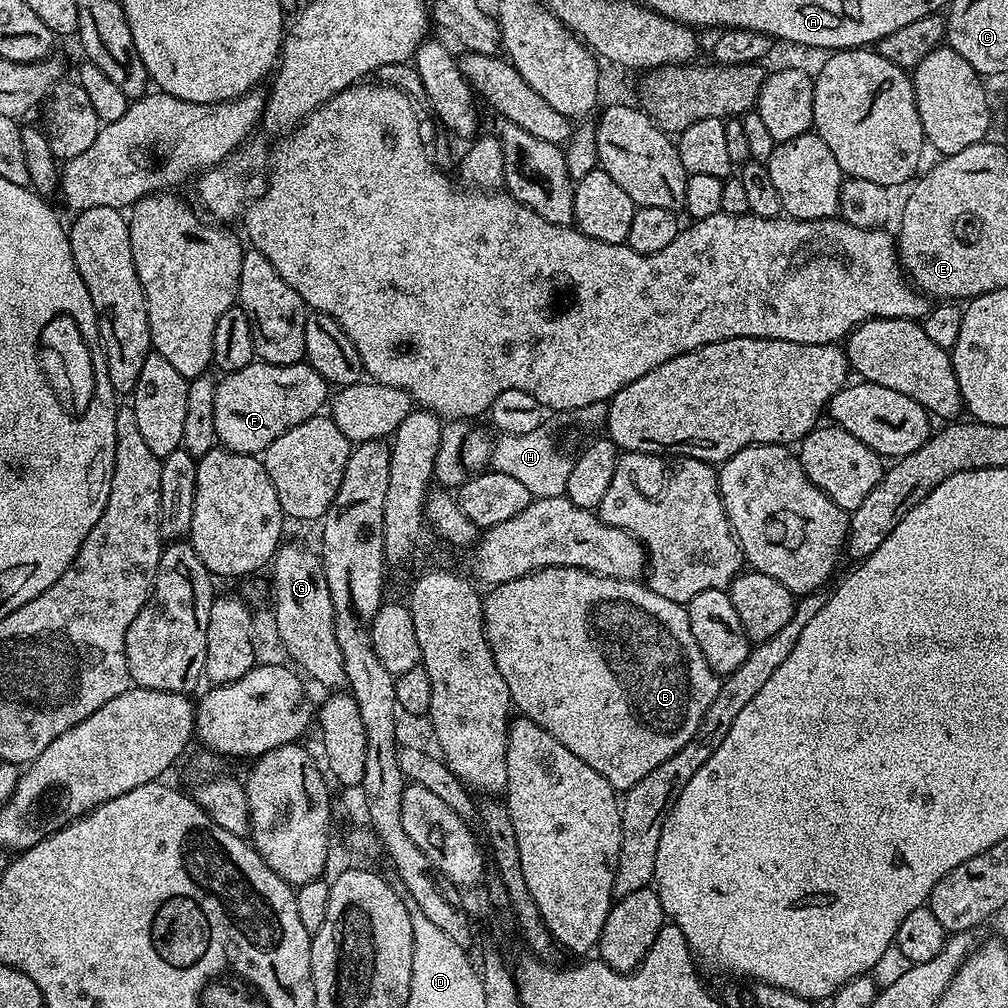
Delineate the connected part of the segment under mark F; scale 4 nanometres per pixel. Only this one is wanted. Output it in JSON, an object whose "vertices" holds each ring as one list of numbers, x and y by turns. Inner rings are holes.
{"vertices":[[253,362,219,377,214,394,214,430,217,441,230,452,263,454,286,430,321,415,330,400,330,386,306,362]]}

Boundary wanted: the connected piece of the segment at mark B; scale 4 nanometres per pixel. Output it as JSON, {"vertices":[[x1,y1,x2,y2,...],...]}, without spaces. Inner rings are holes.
{"vertices":[[543,568,537,572,527,572,522,578,514,578,514,582,497,584,489,592,492,593,485,595,482,600,484,632,488,635,488,645,494,654,498,674,502,674,512,695,515,711,558,738,558,742,562,742,562,746,566,746,566,750,570,750,574,758,582,758,582,762,586,762,590,770,602,774,602,778,606,778,606,782,610,782,617,793,623,794,642,782,642,778,646,778,650,770,662,766,666,758,678,754,678,750,682,750,686,742,695,738,706,710,710,710,710,702,718,698,721,677,713,672,702,656,702,650,698,650,698,642,694,642,694,630,685,605,670,602,670,598,662,598,662,594,653,592,651,588,635,580,599,576,585,568]]}

